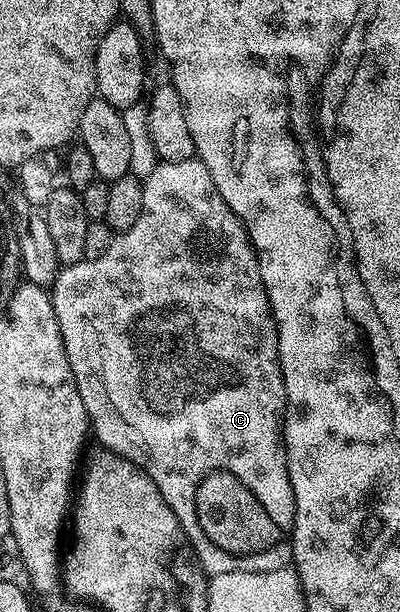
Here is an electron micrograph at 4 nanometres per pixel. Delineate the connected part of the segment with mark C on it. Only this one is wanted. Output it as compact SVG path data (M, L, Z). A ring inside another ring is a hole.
M198 157L189 160L177 160L176 162L160 161L159 165L153 168L151 175L143 182L143 195L145 196L145 204L141 208L141 216L137 216L137 224L133 224L133 228L116 233L112 237L109 248L105 248L105 252L101 252L101 256L88 258L72 266L62 267L54 287L50 291L51 303L55 309L57 324L61 328L61 336L65 344L65 352L69 356L69 364L75 377L77 392L81 392L81 400L85 404L85 412L90 429L93 431L94 441L96 438L102 449L112 450L113 453L121 455L135 466L140 466L149 476L149 480L153 480L153 484L157 484L161 496L165 496L165 504L169 504L169 508L173 508L185 536L191 542L191 549L195 551L200 566L208 575L214 576L221 572L273 572L273 568L281 568L292 561L291 529L295 527L295 501L289 480L287 449L283 447L283 416L287 408L287 393L285 392L285 380L279 363L279 333L275 327L275 317L271 315L271 305L269 304L269 296L265 292L265 284L261 280L255 247L251 245L247 229L243 227L243 222L235 215L233 208L229 208L229 204L225 204L225 200L221 200L221 192L217 192L217 184L213 184L213 176L209 176L209 168L205 168L205 164L199 161Z

